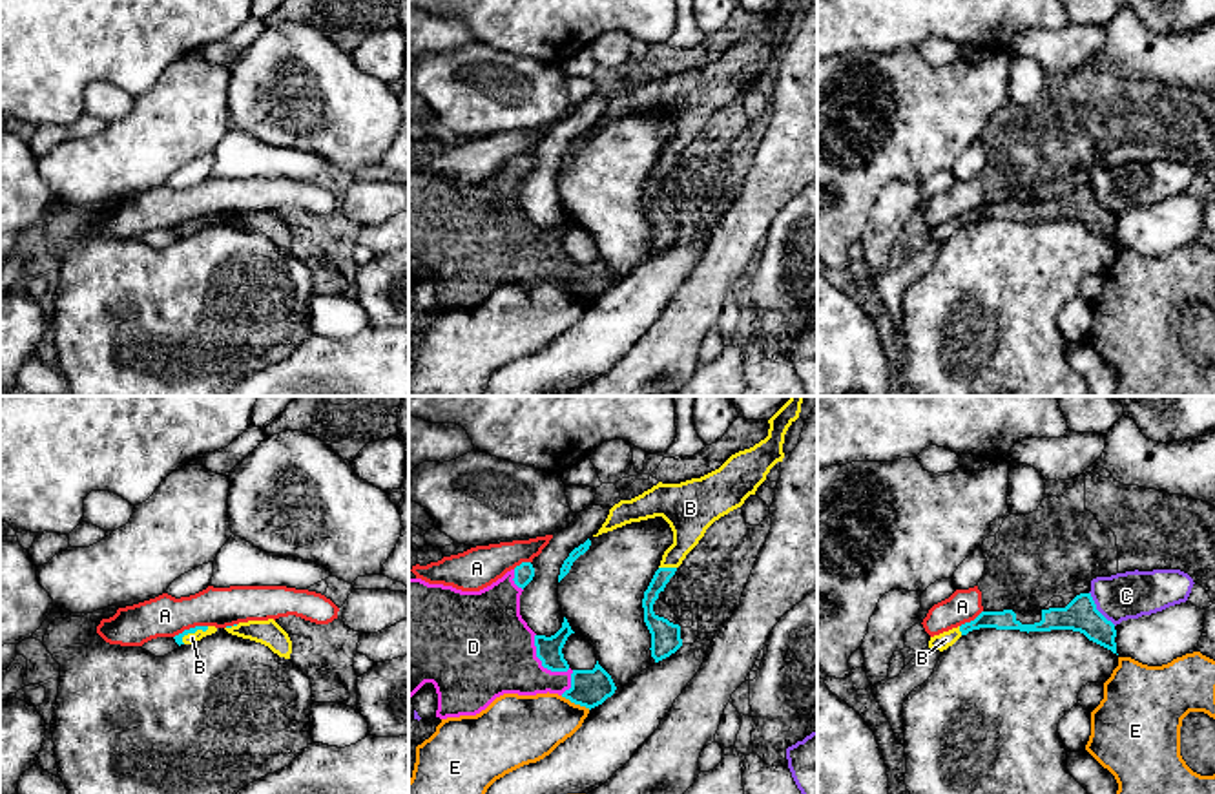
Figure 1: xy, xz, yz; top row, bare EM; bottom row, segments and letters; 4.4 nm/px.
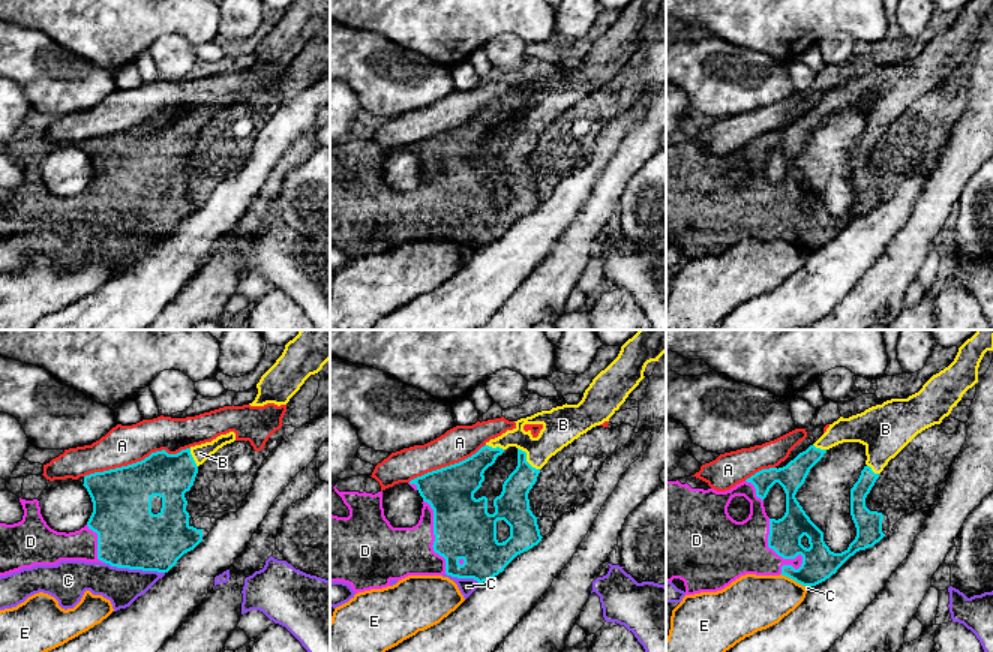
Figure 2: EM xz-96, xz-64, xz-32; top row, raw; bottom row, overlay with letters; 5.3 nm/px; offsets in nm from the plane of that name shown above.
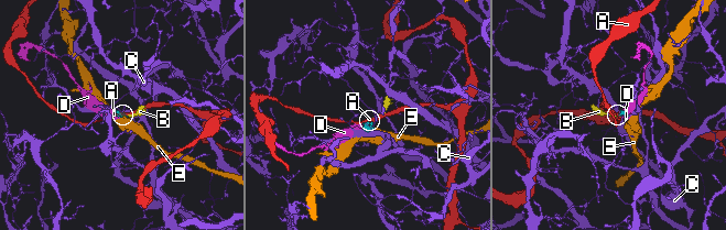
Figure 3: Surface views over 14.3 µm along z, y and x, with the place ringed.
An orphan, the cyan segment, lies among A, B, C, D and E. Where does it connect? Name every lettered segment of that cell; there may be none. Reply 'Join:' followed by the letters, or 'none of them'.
Join: B, D

